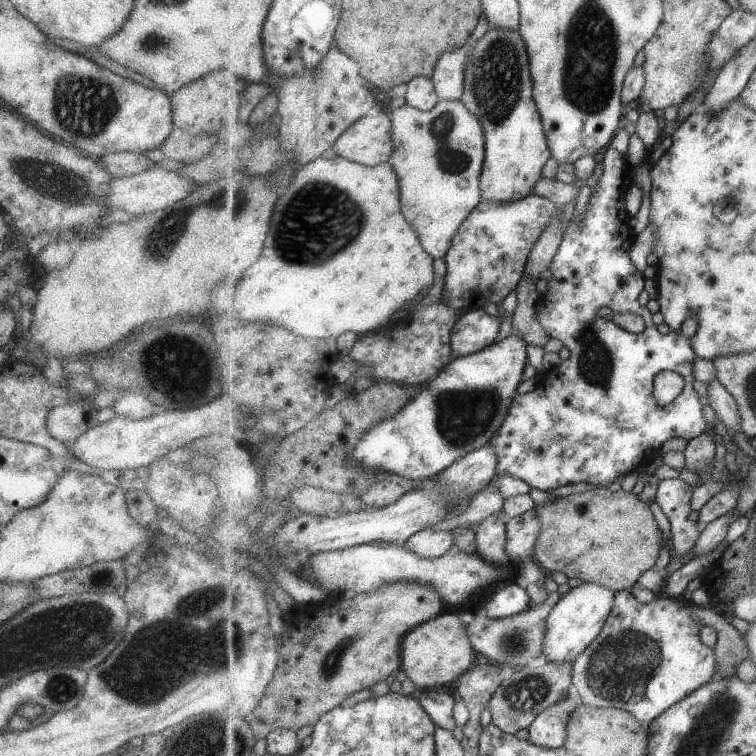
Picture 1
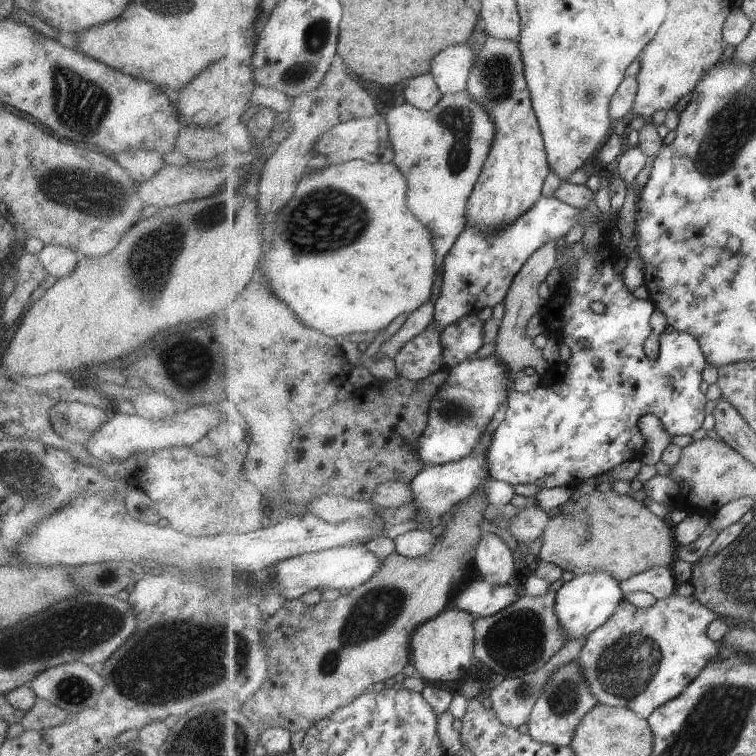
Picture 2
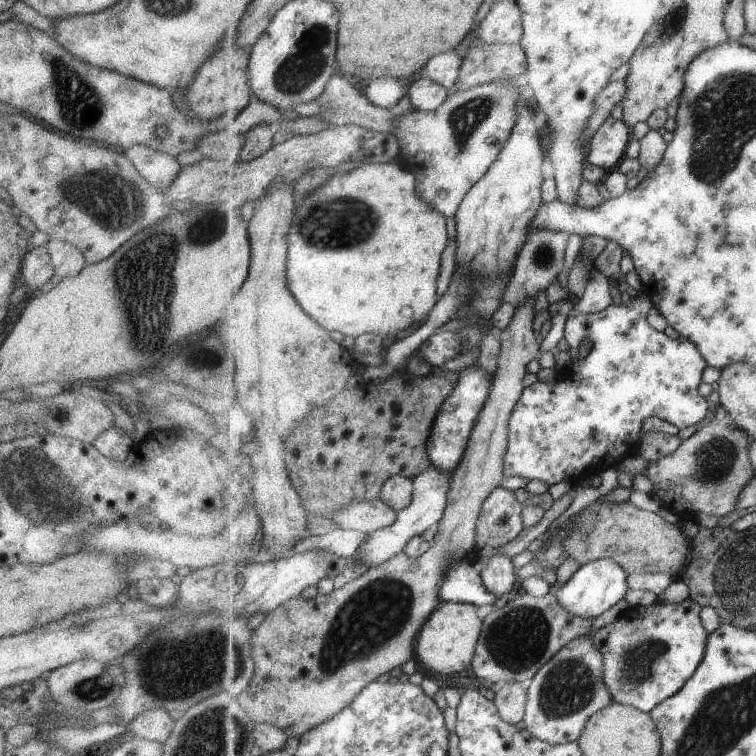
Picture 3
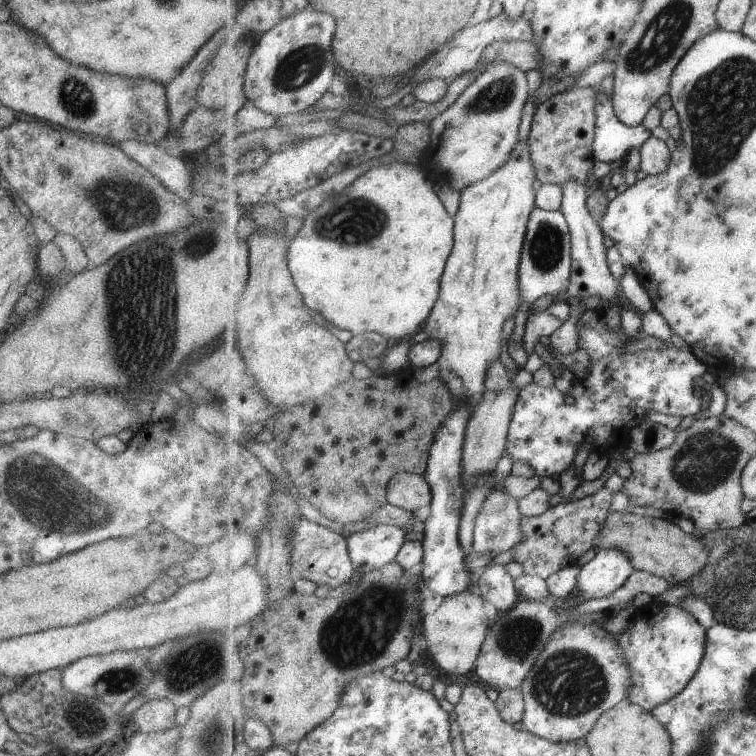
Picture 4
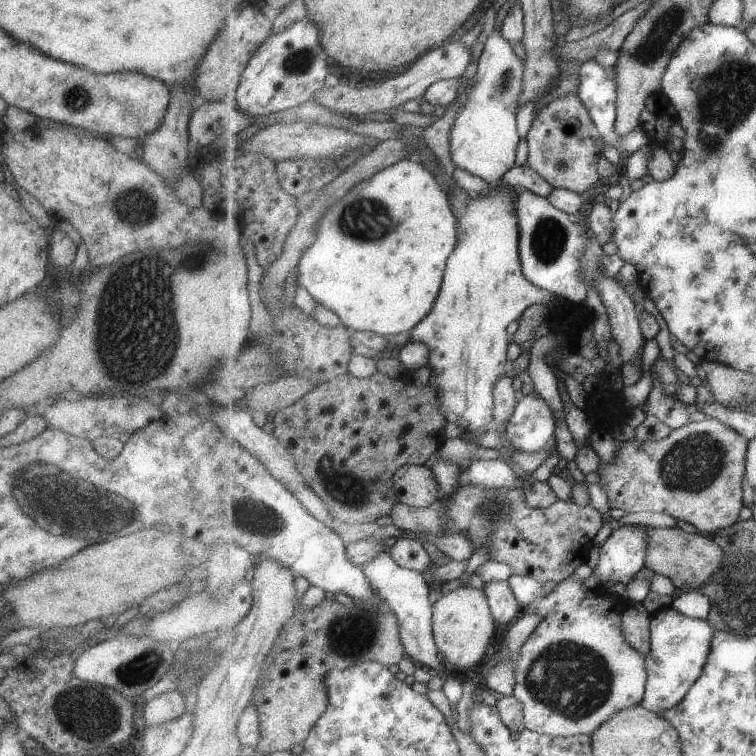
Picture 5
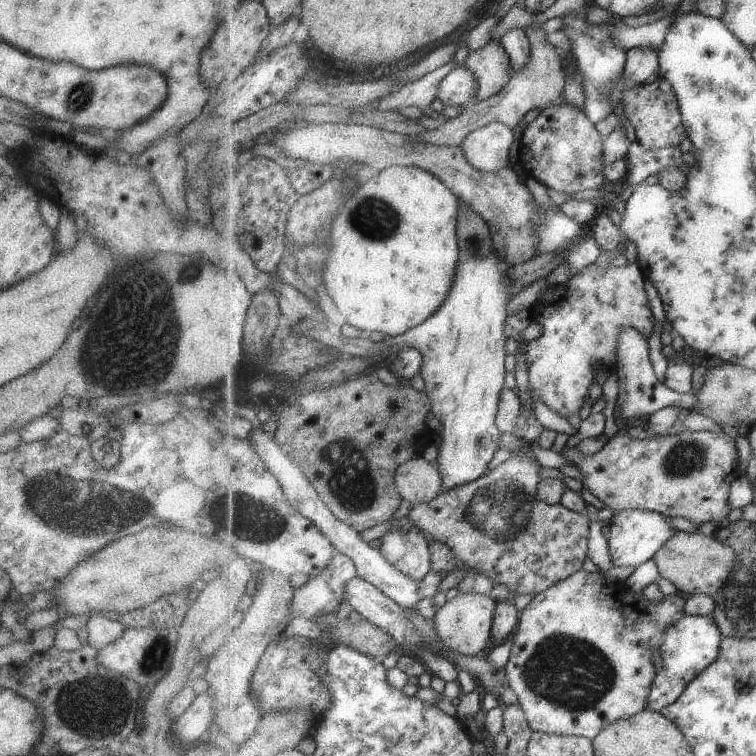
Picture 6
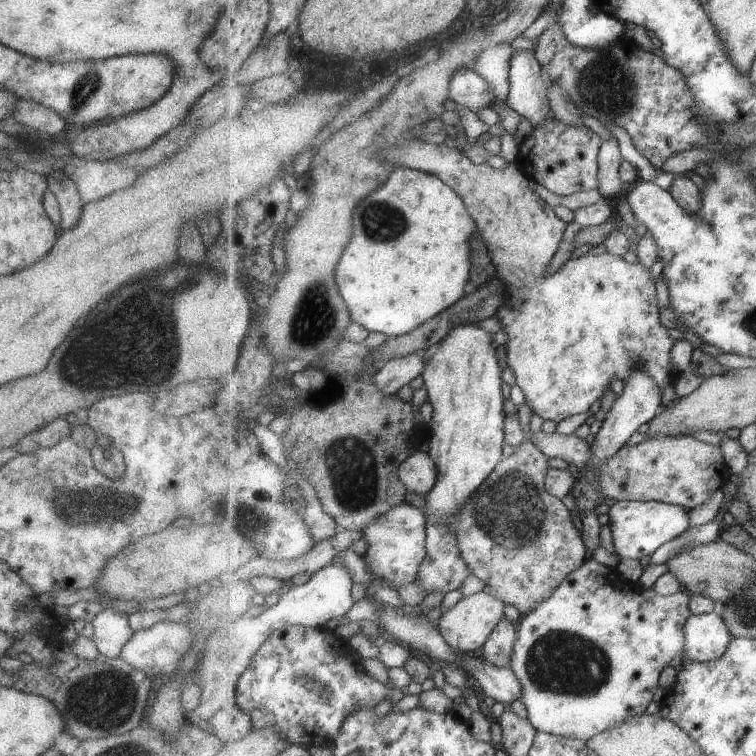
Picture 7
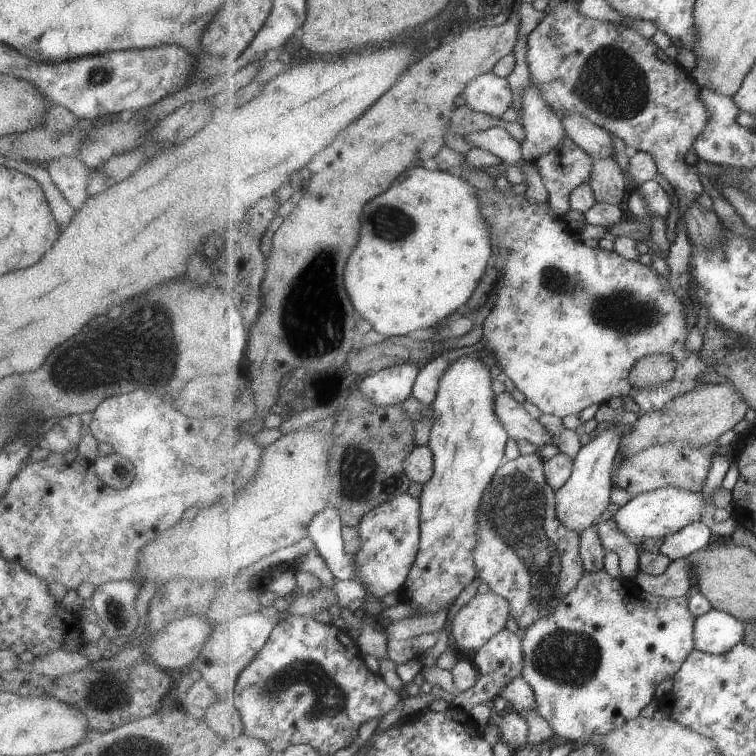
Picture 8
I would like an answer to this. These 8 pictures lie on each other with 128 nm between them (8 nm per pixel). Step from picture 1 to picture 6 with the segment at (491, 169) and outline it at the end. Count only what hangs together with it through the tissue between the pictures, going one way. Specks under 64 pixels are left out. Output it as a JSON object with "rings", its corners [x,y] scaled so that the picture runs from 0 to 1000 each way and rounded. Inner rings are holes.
{"rings":[[[655,329],[647,339],[639,341],[620,341],[607,347],[604,362],[599,368],[599,378],[591,389],[589,402],[560,429],[536,439],[536,442],[495,452],[484,444],[480,447],[459,447],[448,455],[452,470],[489,474],[500,478],[504,471],[515,471],[530,466],[538,459],[546,459],[561,468],[561,483],[556,496],[562,505],[562,516],[571,532],[571,546],[579,553],[582,561],[582,591],[577,604],[578,614],[586,628],[586,643],[591,648],[615,643],[639,632],[648,622],[657,595],[660,595],[660,578],[664,571],[657,563],[657,546],[663,532],[663,519],[668,508],[668,471],[671,471],[668,430],[673,418],[673,397],[676,397],[676,378],[681,370],[671,362],[671,353],[665,339],[660,339]]]}

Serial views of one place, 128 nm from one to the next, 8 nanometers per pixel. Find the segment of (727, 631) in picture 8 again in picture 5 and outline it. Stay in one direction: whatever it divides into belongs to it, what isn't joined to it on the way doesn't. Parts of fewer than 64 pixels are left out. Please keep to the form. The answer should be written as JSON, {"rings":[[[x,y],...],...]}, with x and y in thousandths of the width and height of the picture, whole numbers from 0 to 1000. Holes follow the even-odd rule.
{"rings":[[[889,802],[861,813],[861,862],[854,868],[857,901],[849,933],[870,943],[898,931],[931,890],[948,835],[939,820],[906,815]]]}

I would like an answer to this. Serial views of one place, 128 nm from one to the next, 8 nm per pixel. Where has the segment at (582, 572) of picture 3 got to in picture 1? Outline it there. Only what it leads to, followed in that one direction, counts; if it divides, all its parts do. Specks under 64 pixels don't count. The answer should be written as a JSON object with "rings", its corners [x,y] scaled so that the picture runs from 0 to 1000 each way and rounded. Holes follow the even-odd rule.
{"rings":[[[770,770],[743,787],[724,820],[724,844],[718,860],[724,876],[755,878],[763,873],[763,868],[771,865],[799,832],[800,823],[811,807],[815,784],[808,778],[787,770]]]}

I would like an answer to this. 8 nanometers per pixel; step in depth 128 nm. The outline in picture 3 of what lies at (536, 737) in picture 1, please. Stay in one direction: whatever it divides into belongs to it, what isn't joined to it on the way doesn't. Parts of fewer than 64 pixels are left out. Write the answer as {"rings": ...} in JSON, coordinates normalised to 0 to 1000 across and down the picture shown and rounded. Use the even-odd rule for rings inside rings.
{"rings":[[[766,841],[745,854],[708,894],[700,899],[698,929],[693,947],[696,964],[716,979],[731,983],[765,980],[784,944],[813,930],[800,899],[800,870],[787,857],[783,841]]]}

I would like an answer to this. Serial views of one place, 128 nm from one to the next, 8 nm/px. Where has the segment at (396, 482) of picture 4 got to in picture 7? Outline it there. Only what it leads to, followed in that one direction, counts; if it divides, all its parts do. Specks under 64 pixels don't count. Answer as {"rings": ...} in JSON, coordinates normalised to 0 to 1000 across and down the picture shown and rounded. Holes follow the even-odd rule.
{"rings":[[[552,595],[530,614],[526,627],[544,651],[565,657],[578,638],[578,618],[566,597]]]}

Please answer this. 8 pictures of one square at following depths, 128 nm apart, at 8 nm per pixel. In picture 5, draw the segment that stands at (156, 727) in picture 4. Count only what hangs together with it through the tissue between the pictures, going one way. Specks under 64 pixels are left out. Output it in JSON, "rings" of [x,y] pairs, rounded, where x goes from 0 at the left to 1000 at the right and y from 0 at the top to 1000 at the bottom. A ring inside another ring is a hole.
{"rings":[[[234,913],[221,914],[206,919],[189,933],[189,952],[193,962],[224,955],[245,942],[250,925],[237,918]]]}

